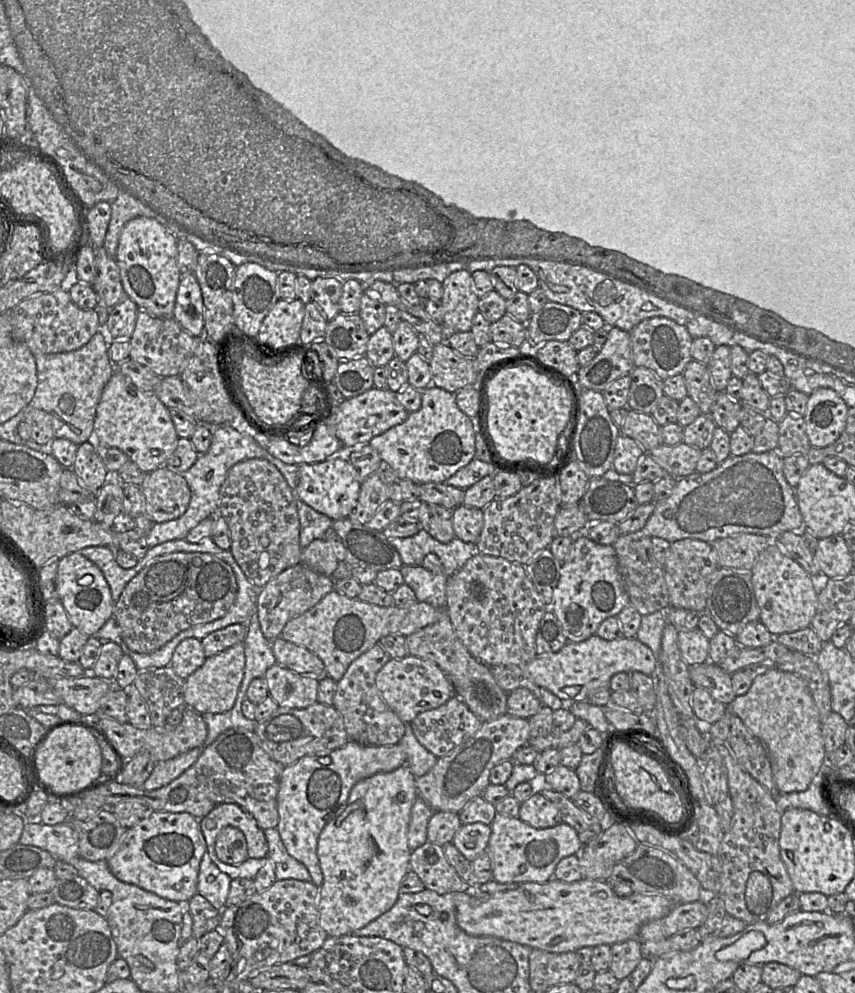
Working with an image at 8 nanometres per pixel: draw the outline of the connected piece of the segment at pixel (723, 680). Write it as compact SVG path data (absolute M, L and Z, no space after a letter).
M710 661L689 666L690 678L695 687L706 689L714 699L729 705L736 694L733 690L731 674Z

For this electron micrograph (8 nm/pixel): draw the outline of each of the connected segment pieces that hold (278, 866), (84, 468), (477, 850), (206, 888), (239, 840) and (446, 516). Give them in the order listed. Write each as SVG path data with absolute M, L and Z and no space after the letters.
M276 828L265 829L264 834L268 842L268 858L273 863L276 879L296 879L311 881L311 876L304 864L293 858L286 850Z
M92 439L78 445L75 461L71 468L82 485L94 493L95 498L96 492L105 483L107 469L98 456L94 444L95 441Z
M483 823L462 824L455 833L452 844L473 862L483 851L487 850L491 826Z
M205 853L199 866L198 894L216 909L223 910L226 907L225 903L231 881L232 879L227 874L221 872L211 861L207 853Z
M231 826L223 828L218 833L214 850L217 858L229 865L240 865L249 858L244 834Z
M422 502L417 518L423 529L441 543L448 543L456 537L452 524L452 511L449 509Z

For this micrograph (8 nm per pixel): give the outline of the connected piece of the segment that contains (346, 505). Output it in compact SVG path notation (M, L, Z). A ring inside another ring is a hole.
M331 457L321 462L300 464L298 468L299 480L294 489L298 499L332 520L350 517L358 501L360 482L347 458Z

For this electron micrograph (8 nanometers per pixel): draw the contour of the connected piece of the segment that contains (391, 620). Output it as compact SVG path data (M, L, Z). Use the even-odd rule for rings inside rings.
M333 590L315 606L289 620L280 637L316 654L324 663L326 674L337 682L343 677L349 665L376 645L382 637L388 635L406 637L435 623L440 617L440 611L424 601L381 607L358 598L348 598Z

